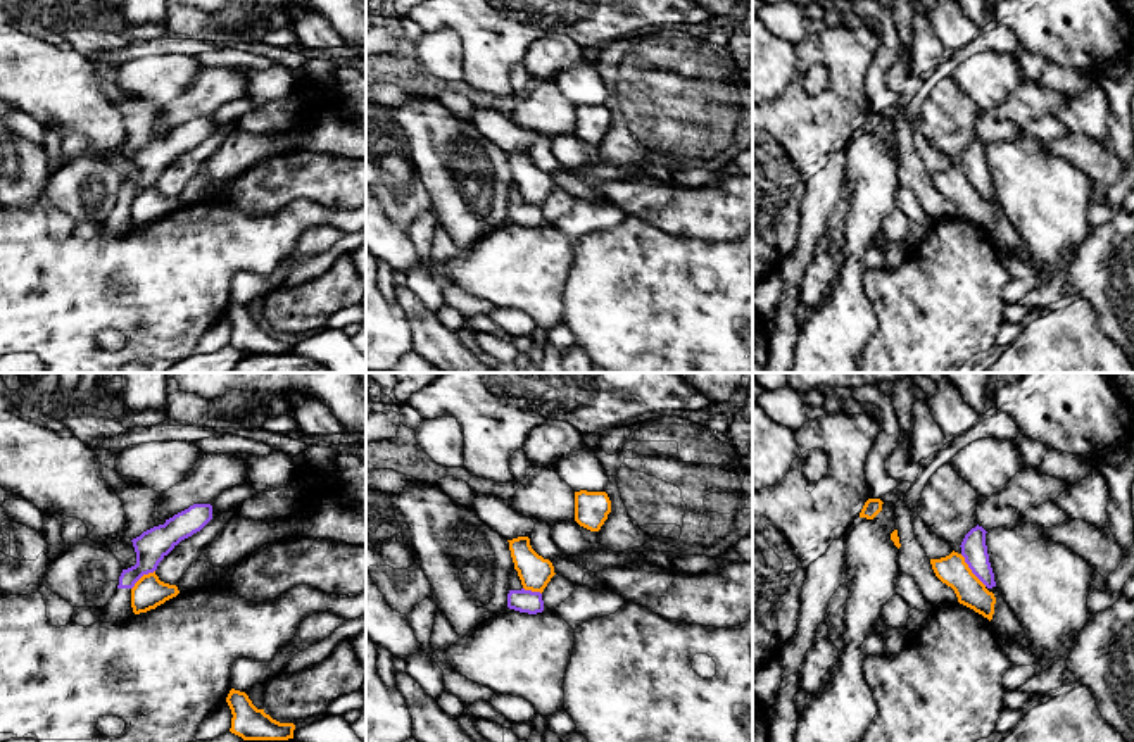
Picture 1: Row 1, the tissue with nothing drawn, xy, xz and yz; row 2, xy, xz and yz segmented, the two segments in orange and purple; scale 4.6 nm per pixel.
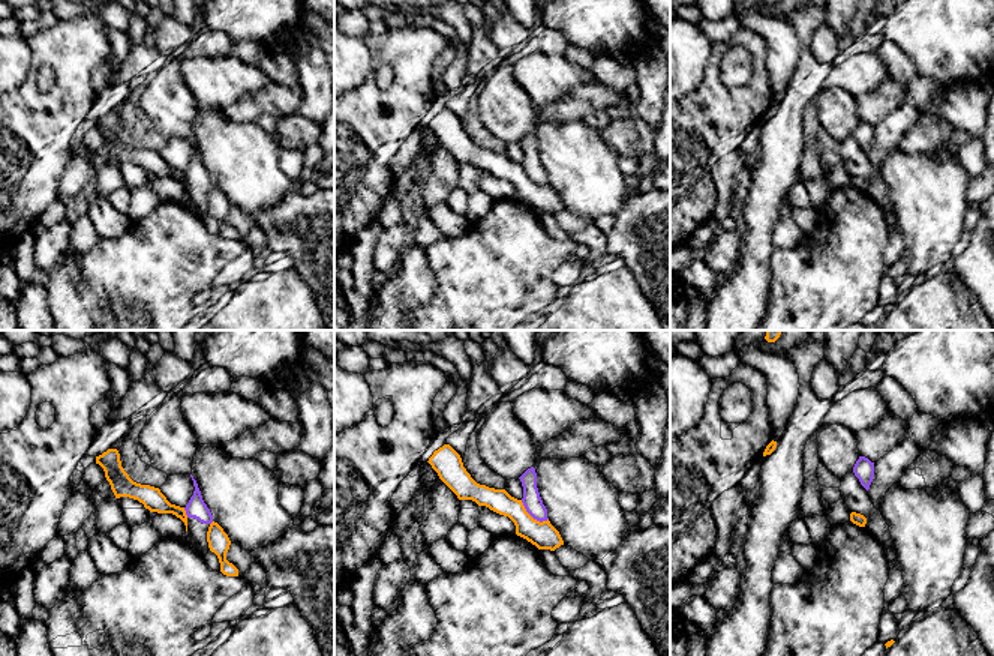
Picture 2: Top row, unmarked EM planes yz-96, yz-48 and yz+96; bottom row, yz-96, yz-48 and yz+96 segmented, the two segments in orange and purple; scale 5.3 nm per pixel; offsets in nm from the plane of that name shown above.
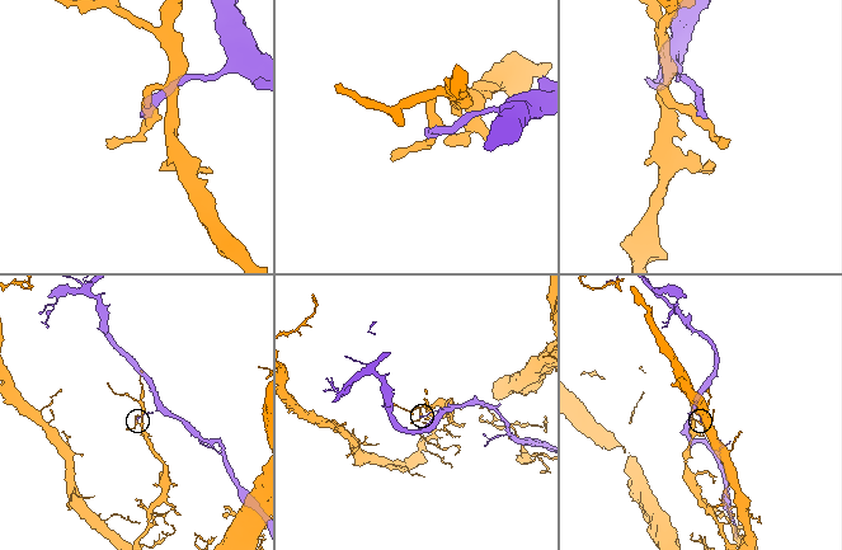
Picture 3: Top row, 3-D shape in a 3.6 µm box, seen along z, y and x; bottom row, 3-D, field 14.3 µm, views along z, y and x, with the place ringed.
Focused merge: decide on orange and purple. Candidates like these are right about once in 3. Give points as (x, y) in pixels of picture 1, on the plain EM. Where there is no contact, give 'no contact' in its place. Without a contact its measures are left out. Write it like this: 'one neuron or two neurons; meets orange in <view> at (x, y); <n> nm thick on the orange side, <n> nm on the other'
two neurons; meets orange in yz at (970, 183); 140 nm thick on the orange side, 120 nm on the other

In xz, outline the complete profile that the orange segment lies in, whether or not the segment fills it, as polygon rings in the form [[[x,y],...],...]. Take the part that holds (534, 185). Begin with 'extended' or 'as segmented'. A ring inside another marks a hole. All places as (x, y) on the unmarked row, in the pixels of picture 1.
as segmented; [[[518,150],[507,155],[523,202],[542,207],[556,188],[552,176],[532,162],[528,150]]]

